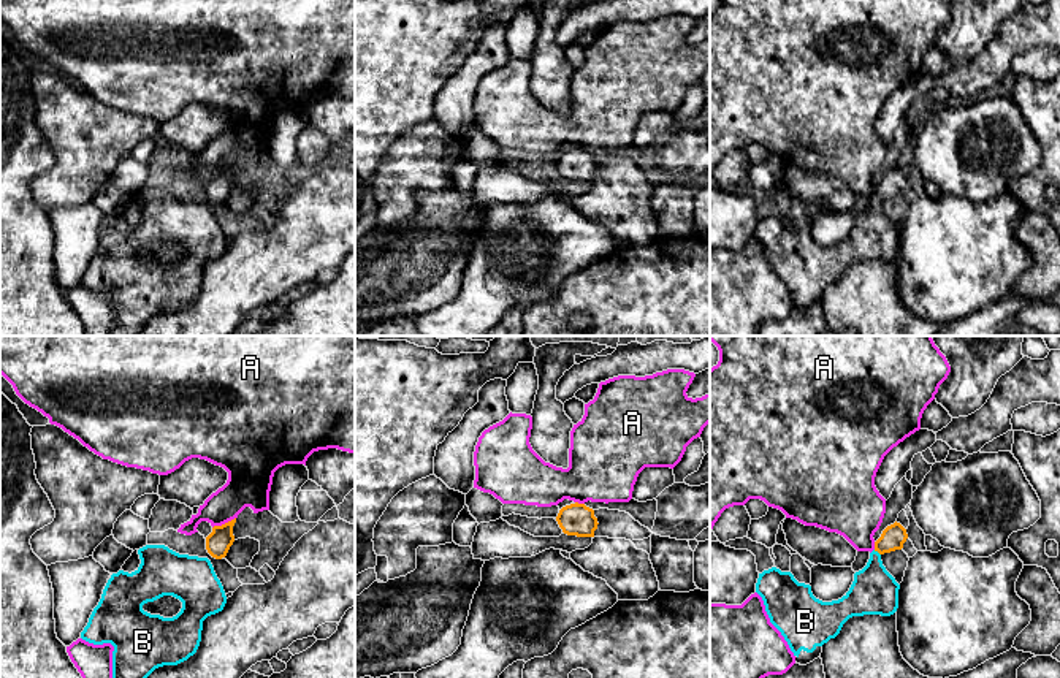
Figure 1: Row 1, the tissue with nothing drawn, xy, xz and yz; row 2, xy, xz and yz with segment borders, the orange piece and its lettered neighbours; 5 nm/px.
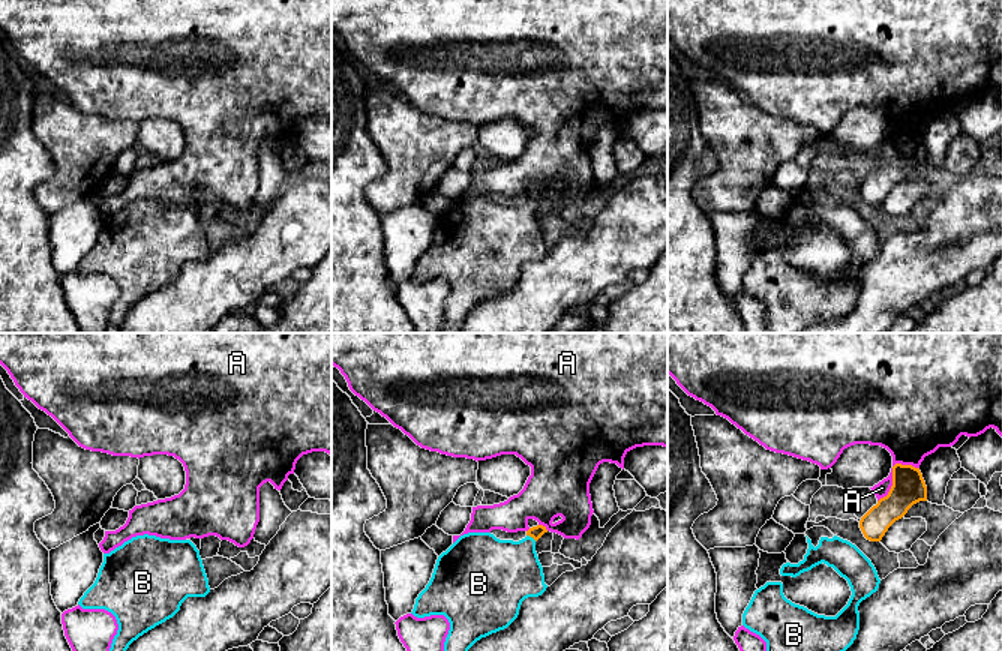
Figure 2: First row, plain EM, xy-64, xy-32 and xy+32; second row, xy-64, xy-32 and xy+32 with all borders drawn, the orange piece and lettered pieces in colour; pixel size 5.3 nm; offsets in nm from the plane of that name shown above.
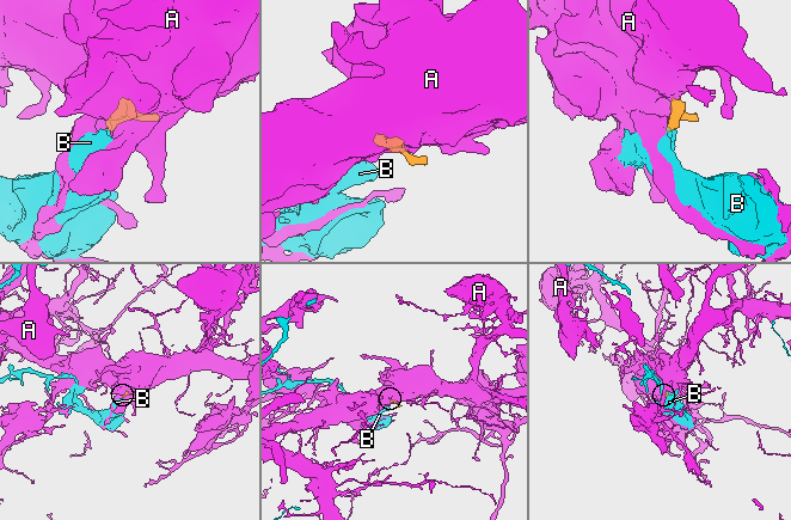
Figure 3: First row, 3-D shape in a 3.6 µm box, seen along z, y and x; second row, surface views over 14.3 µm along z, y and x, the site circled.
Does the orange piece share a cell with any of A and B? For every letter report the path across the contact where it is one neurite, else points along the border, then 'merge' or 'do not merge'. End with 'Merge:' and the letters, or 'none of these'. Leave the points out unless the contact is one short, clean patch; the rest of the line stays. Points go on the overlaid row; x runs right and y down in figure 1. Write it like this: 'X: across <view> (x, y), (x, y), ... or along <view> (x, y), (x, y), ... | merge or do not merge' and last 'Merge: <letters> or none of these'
A: along xy (235, 517), (213, 528) | do not merge
B: across yz (894, 536), (876, 550), (873, 591) | merge
Merge: B

